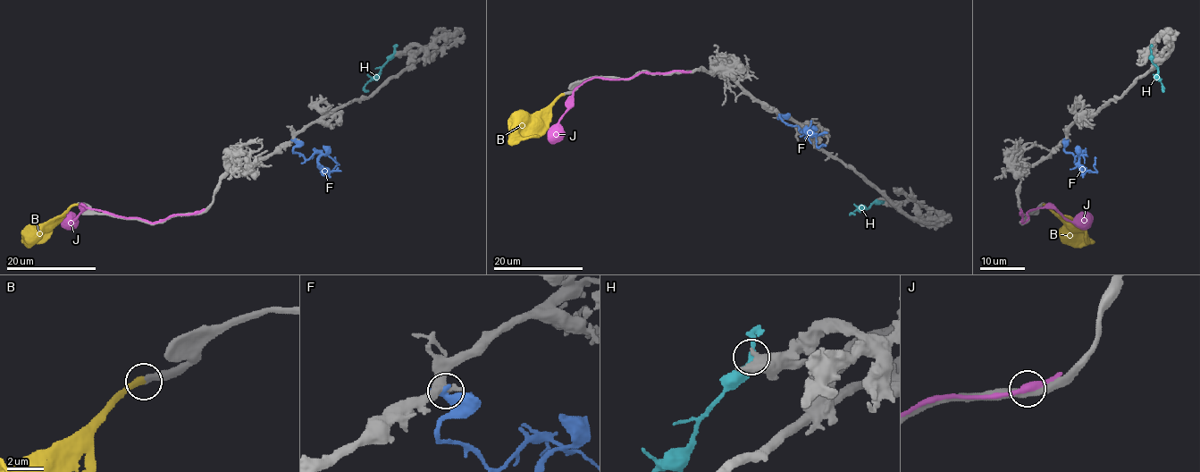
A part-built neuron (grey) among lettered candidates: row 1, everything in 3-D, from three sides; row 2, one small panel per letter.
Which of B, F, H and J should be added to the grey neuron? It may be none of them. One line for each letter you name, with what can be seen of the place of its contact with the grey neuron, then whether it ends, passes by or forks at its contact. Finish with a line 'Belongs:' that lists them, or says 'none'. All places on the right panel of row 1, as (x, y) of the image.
B: Touches grey at (1044, 204). It ends there
Belongs: B

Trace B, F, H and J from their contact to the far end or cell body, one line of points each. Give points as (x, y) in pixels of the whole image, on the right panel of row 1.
B: (1044, 205), (1075, 235), (1094, 240)
F: (1064, 140), (1064, 149), (1075, 159), (1082, 153), (1078, 162), (1086, 171), (1096, 171), (1094, 164), (1095, 157)
H: (1151, 52), (1151, 59), (1157, 67), (1157, 79), (1164, 91)
J: (1020, 212), (1022, 223), (1028, 218), (1030, 210), (1040, 207), (1055, 207), (1069, 221), (1084, 220), (1092, 215)

